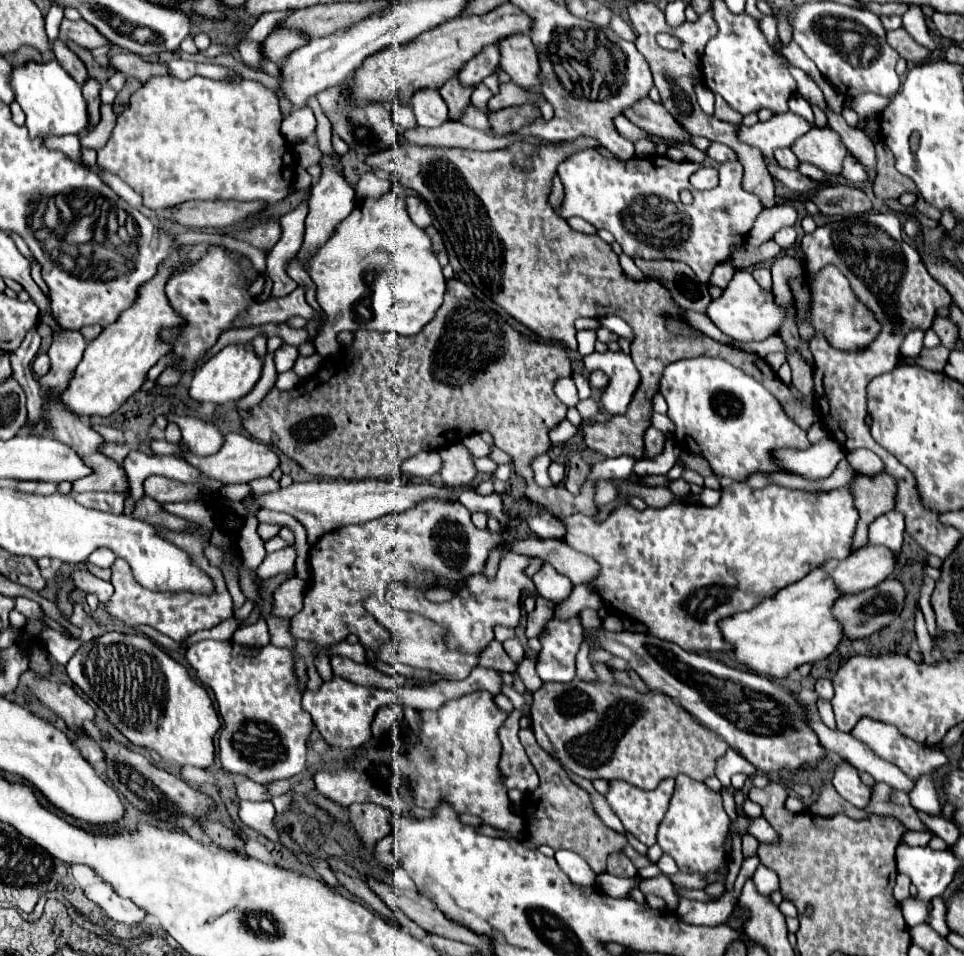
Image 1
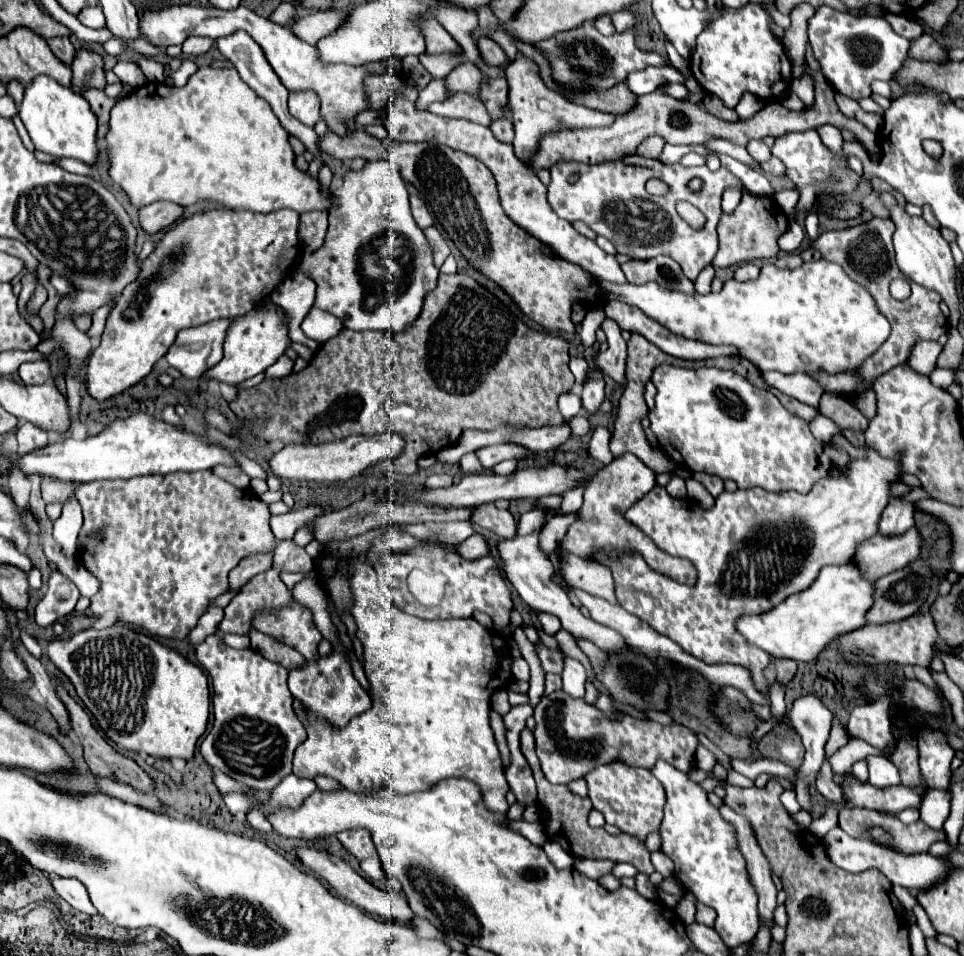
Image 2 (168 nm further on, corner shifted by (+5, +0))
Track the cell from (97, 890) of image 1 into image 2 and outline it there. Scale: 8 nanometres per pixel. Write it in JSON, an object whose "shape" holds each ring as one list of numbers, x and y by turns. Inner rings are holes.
{"shape":[[49,878,51,880,51,886,53,890,65,900,69,902,75,910,79,912,85,912,85,914,95,914,97,910,93,908,87,892,85,892,85,886,79,884,79,880,73,880,73,878]]}

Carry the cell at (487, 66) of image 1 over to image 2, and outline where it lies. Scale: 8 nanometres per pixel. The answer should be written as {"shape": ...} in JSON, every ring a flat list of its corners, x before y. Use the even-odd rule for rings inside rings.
{"shape":[[481,36,477,40,477,46,479,46,479,52,483,56,483,60,487,64,493,64,493,66,503,66,503,64,509,64,511,60,507,58,507,54,501,50,501,46,497,42,493,42,491,38,487,36]]}

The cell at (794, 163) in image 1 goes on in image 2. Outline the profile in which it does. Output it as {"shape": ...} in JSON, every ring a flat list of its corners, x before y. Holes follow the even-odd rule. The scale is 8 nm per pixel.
{"shape":[[751,140,751,142,747,144,747,152,749,152,749,156,751,156,753,160,757,160,759,164,761,164,761,162,767,162,767,160,771,158,771,150,763,144,763,140]]}

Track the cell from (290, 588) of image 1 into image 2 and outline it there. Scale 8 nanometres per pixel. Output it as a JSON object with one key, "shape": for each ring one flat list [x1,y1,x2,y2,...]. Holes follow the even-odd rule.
{"shape":[[271,566,271,570,257,574,225,608,225,618,219,632,247,634,251,630,253,614,261,608,279,608,291,598,287,586,281,580,281,572]]}

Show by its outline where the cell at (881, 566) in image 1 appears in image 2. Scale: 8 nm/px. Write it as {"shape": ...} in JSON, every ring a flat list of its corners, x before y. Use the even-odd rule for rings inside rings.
{"shape":[[909,528,901,536,883,536,875,534,873,538,859,544,853,562,869,576,869,580,879,580,881,576,905,568,921,552,923,538,917,528]]}

